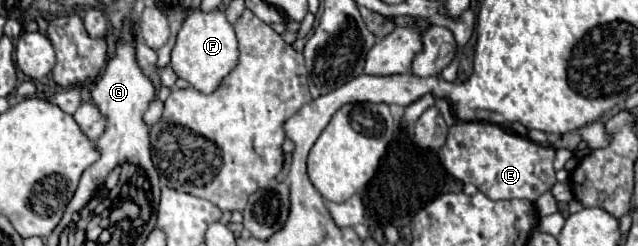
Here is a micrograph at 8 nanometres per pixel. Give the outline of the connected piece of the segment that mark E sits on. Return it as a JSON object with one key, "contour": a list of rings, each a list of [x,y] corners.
{"contour":[[[459,122],[451,126],[443,146],[443,164],[447,172],[463,184],[475,184],[491,200],[525,198],[535,202],[557,184],[553,158],[555,150],[551,146],[541,146],[519,134],[509,134],[489,122]]]}

